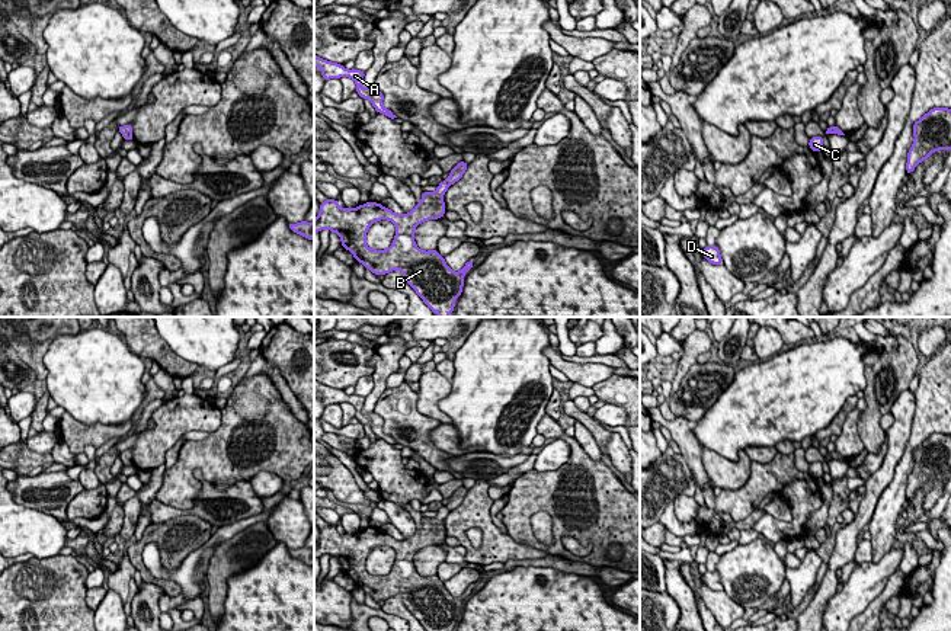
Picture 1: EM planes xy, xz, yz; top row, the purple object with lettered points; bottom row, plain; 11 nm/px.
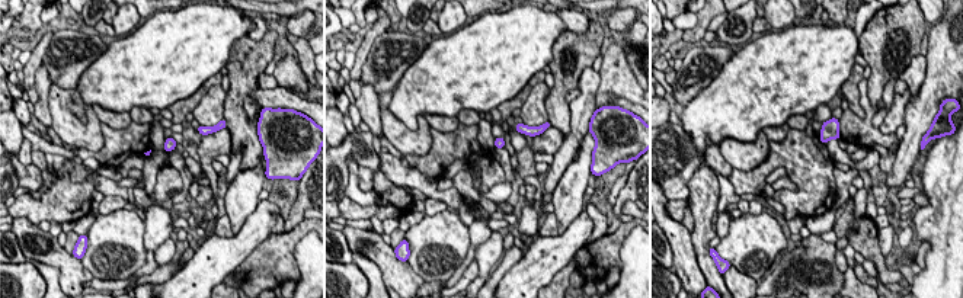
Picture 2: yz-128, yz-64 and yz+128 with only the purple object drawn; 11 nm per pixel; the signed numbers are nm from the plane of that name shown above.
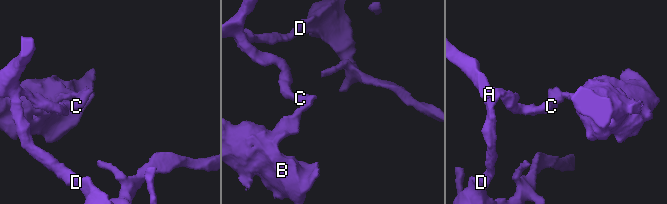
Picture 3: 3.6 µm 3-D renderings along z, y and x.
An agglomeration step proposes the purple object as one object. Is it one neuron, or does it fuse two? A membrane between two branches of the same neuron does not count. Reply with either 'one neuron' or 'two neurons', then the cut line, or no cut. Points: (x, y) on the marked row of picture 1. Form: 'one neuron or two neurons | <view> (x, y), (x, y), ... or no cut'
two neurons | xz (445, 181), (448, 185)

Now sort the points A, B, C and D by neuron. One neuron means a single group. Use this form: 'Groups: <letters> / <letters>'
Groups: A C D / B

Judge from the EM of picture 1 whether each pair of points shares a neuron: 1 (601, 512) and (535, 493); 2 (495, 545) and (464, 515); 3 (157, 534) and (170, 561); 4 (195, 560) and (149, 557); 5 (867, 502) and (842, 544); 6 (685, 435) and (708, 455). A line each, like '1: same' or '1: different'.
1: same
2: same
3: same
4: same
5: same
6: different

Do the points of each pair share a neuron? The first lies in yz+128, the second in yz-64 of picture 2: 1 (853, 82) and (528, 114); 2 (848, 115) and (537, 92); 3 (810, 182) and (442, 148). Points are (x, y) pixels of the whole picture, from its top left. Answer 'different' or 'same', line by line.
1: different
2: same
3: same

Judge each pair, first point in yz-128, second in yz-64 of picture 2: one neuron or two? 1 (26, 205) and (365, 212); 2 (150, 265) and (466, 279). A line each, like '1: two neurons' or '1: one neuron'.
1: one neuron
2: one neuron

